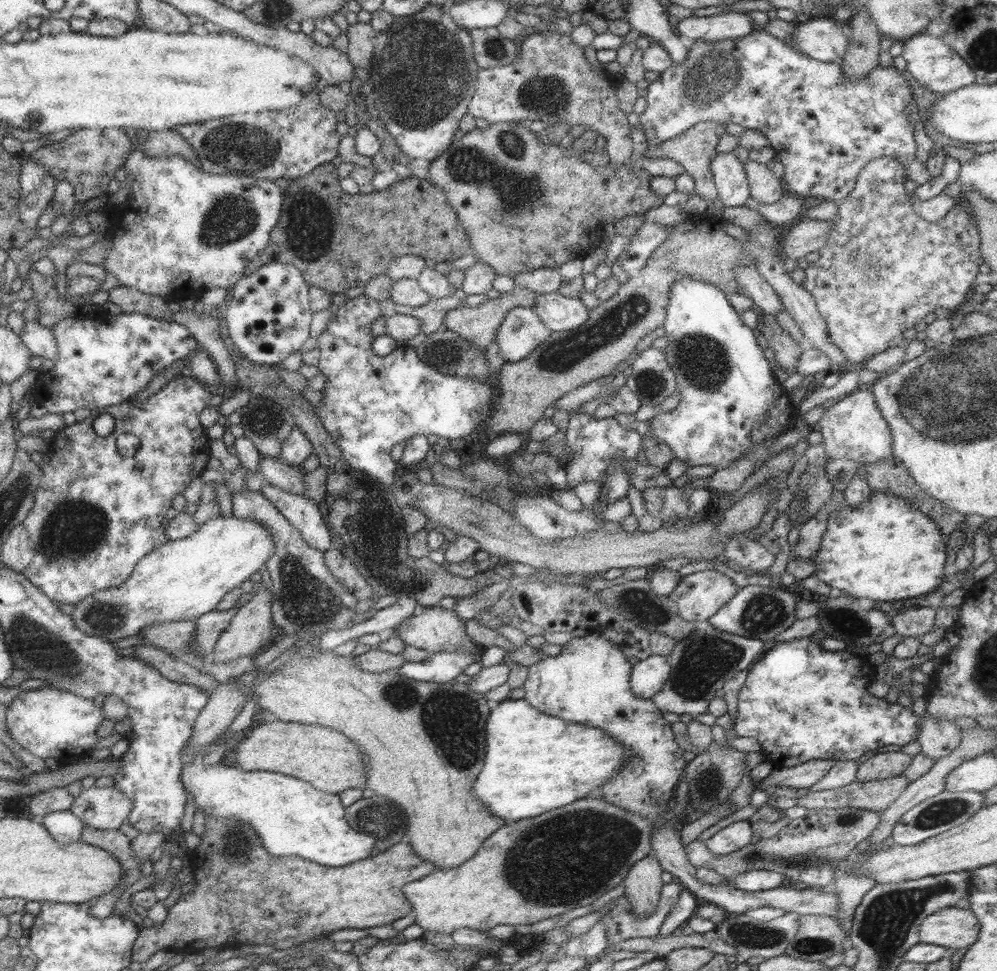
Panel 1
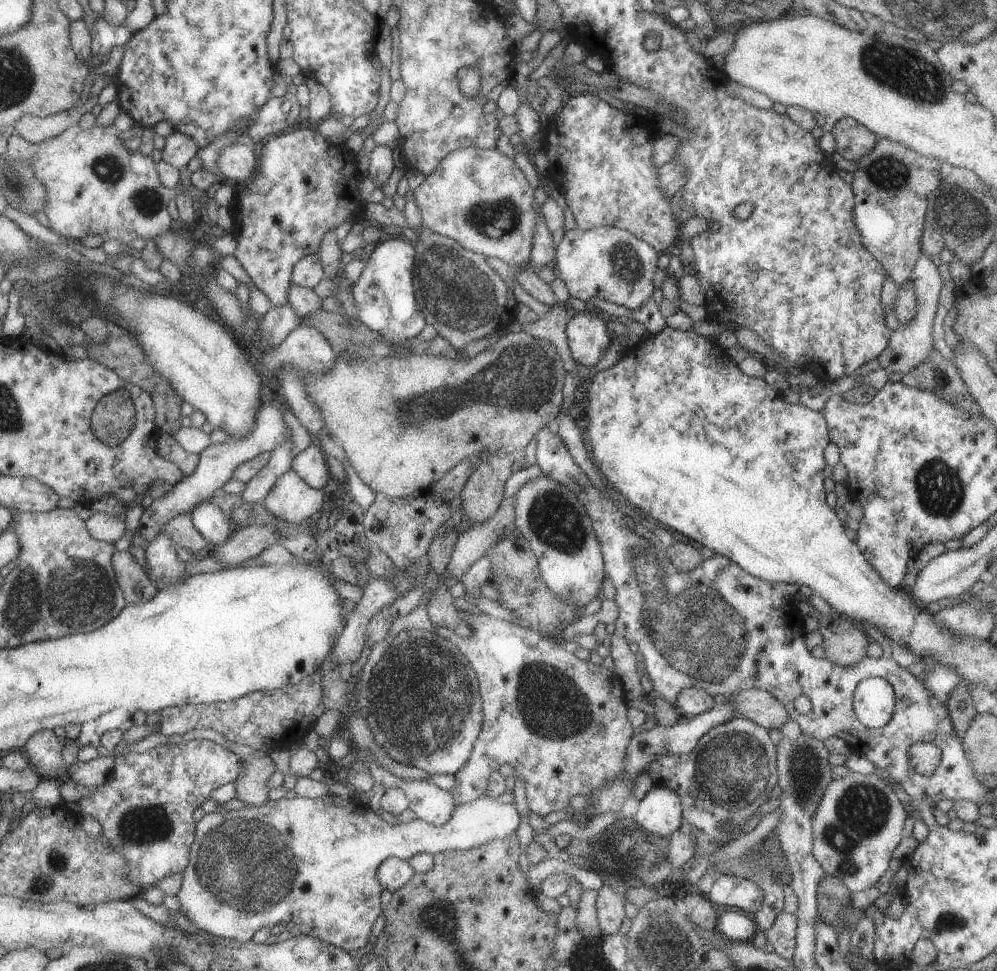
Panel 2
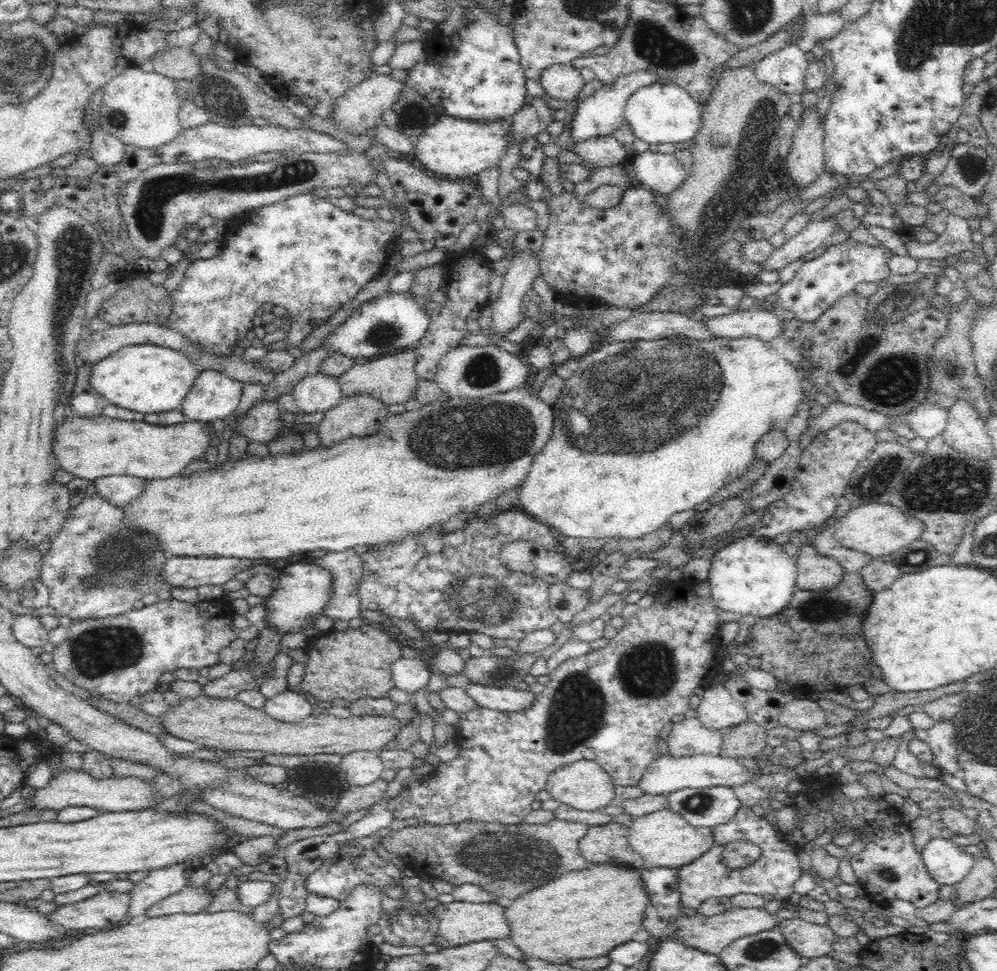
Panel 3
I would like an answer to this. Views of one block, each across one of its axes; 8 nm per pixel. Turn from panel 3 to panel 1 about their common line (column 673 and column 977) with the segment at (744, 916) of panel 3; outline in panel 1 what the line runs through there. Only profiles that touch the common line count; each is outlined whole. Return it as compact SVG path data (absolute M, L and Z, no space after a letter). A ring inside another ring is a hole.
M942 908L926 916L918 926L918 942L953 951L977 940L980 924L970 909Z

